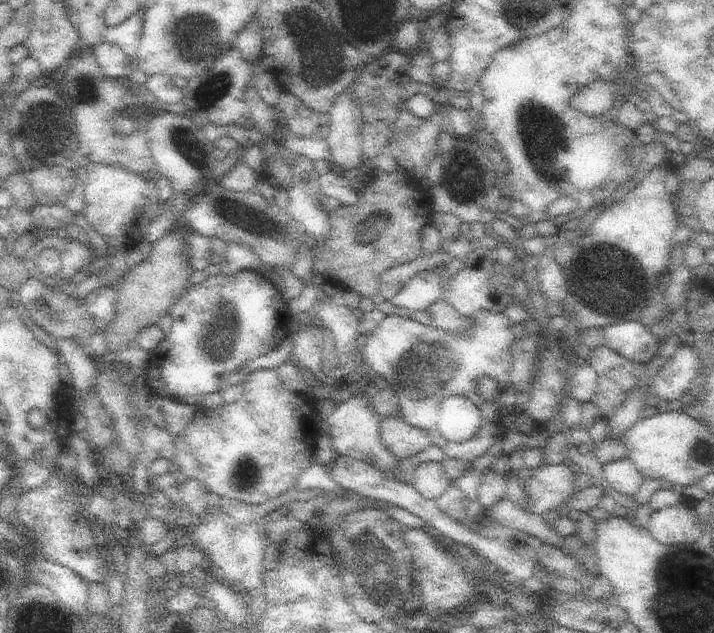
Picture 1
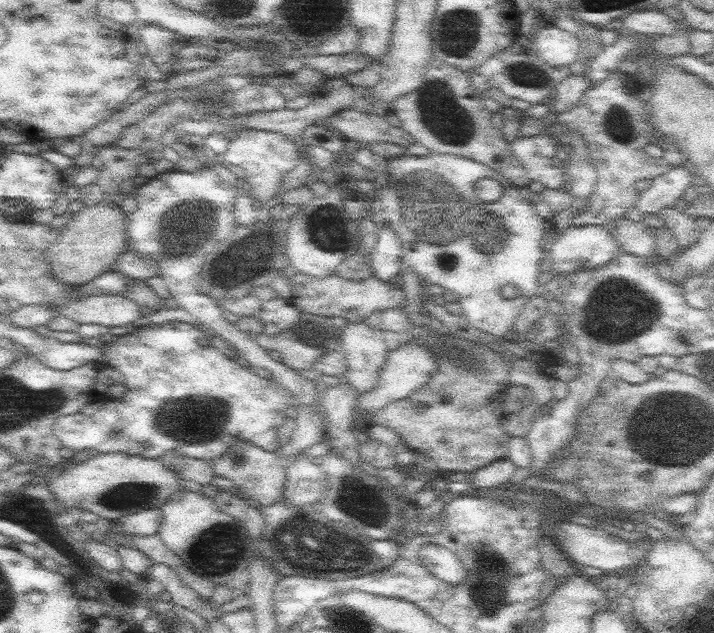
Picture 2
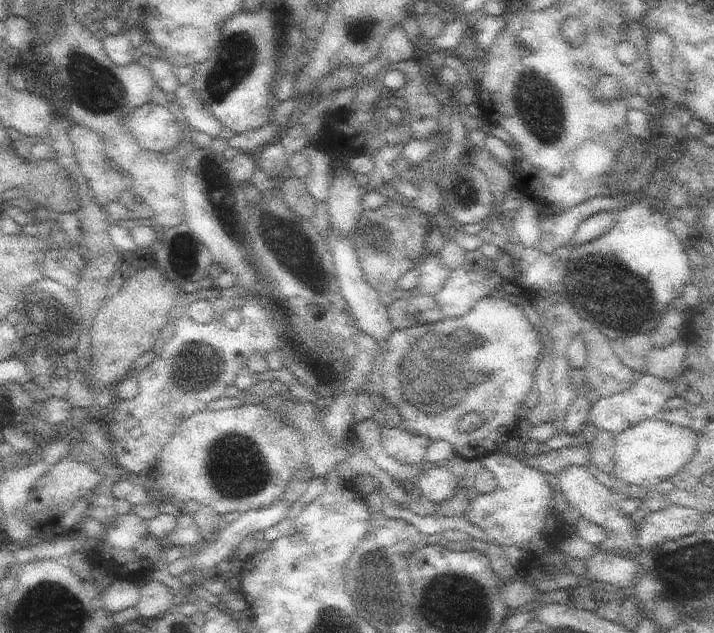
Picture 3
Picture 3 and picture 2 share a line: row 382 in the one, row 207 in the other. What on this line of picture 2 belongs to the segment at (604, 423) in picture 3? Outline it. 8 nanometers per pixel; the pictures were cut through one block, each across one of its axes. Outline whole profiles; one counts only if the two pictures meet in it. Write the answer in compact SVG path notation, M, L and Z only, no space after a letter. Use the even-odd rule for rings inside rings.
M680 166L672 168L650 181L650 186L640 192L638 202L632 210L623 214L626 221L641 222L647 214L658 214L665 208L676 206L684 192L693 187L692 174Z

